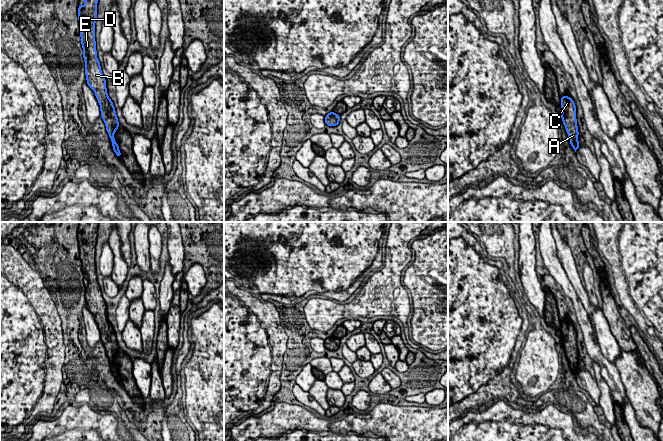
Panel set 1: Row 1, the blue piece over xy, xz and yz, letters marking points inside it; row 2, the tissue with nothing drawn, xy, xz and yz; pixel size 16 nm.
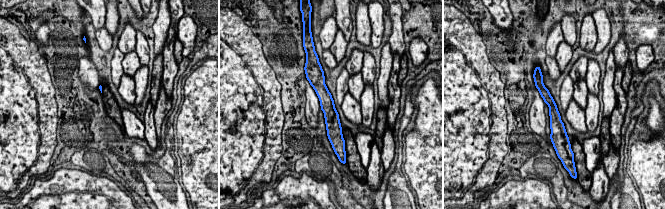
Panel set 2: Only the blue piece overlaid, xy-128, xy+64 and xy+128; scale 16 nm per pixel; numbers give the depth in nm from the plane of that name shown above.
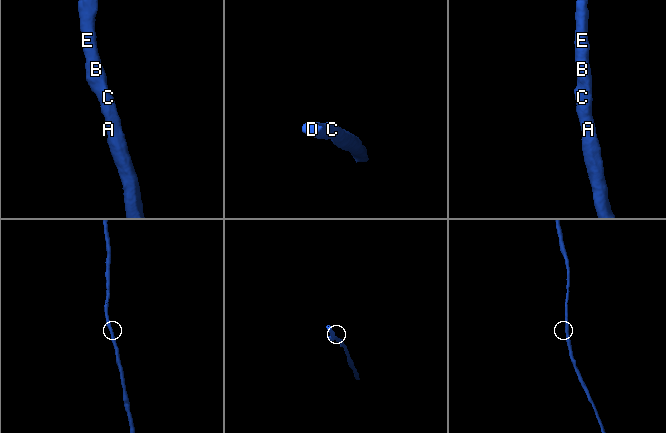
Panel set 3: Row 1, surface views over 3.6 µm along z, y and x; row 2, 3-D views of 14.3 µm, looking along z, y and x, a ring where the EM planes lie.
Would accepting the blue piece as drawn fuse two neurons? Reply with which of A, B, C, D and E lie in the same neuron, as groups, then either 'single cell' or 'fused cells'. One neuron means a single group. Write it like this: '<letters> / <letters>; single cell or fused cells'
A B C D E; single cell

